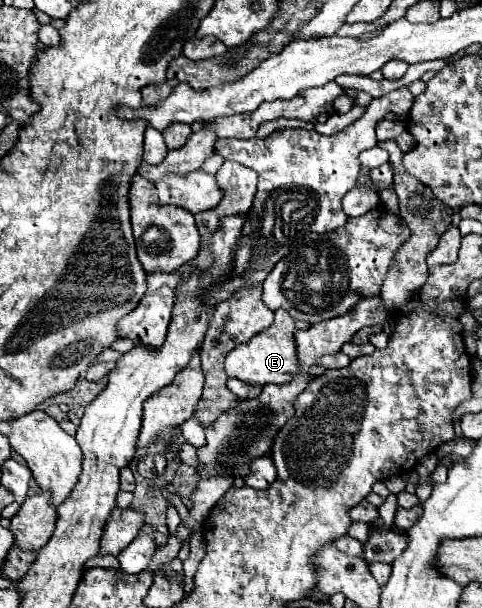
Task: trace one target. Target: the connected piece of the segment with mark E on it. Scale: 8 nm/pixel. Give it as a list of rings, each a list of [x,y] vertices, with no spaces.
[[[276,309],[276,319],[274,319],[272,327],[268,327],[266,331],[252,337],[252,341],[238,345],[236,349],[232,349],[228,353],[226,365],[224,365],[226,375],[240,379],[244,383],[252,383],[252,385],[268,385],[268,383],[284,385],[284,383],[292,381],[292,377],[296,375],[296,369],[298,369],[296,343],[294,343],[296,329],[298,329],[298,321],[288,317],[286,309]]]

